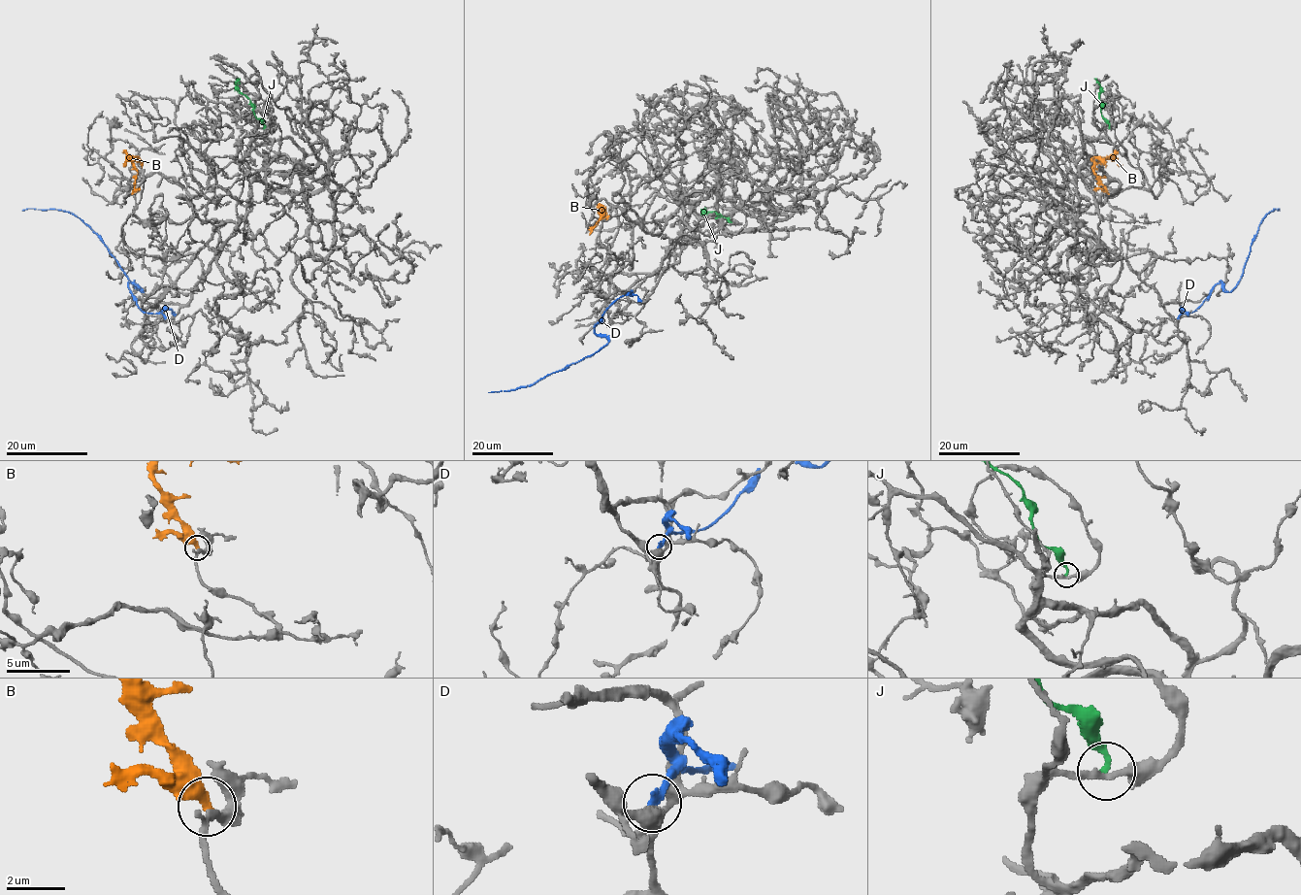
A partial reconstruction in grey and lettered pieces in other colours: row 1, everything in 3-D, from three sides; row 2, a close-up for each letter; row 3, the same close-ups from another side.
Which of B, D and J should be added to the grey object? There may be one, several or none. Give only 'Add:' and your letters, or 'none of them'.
Add: none of them

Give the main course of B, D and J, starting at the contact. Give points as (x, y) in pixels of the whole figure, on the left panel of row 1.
B: (132, 193), (138, 175), (132, 163), (138, 158), (130, 158), (123, 165)
D: (165, 317), (160, 313), (144, 313), (138, 306), (130, 282), (142, 291), (81, 220), (64, 210), (22, 210)
J: (264, 127), (248, 99), (239, 90), (239, 79)

